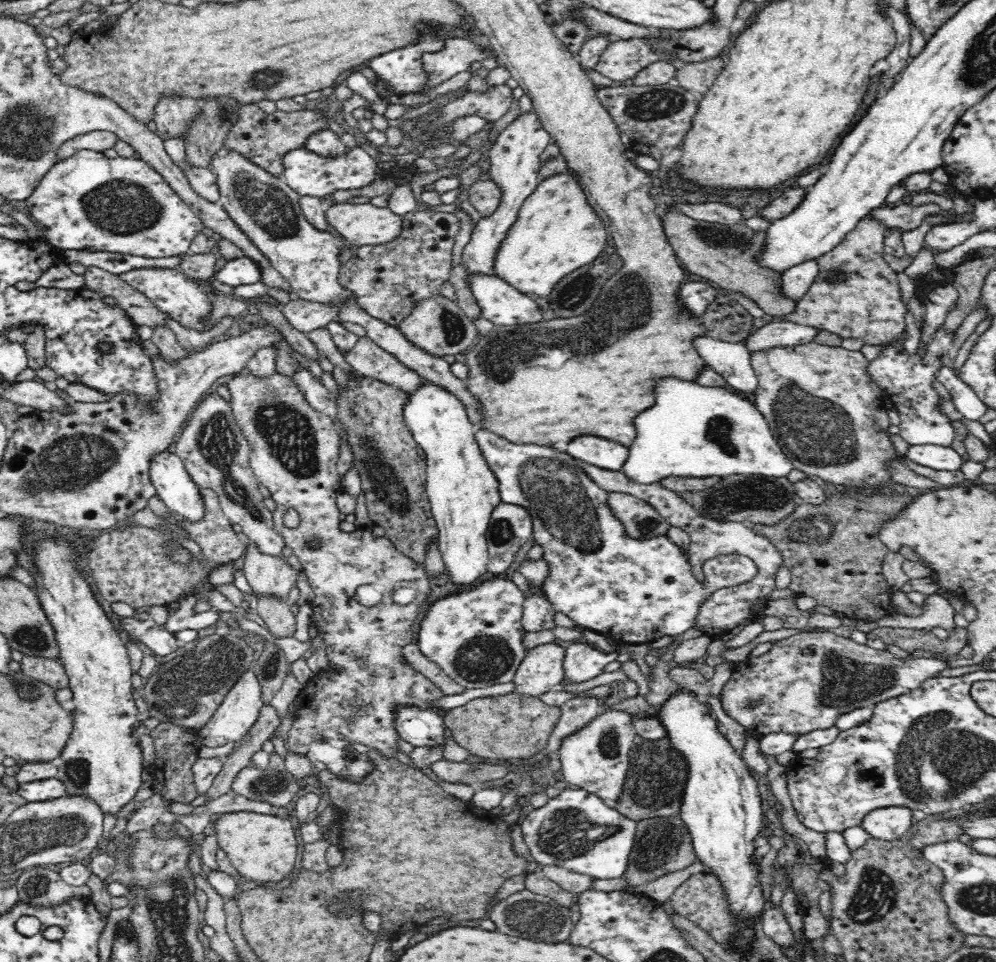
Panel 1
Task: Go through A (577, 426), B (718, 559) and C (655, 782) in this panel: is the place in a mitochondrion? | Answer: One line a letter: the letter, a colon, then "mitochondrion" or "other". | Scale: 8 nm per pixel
A: other
B: other
C: mitochondrion

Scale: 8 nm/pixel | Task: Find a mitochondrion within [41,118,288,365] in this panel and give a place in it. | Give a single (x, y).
(120, 207)

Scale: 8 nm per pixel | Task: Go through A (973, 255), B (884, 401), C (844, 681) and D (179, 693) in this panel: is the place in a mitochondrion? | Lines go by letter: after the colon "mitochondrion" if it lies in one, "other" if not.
A: other
B: other
C: mitochondrion
D: mitochondrion

